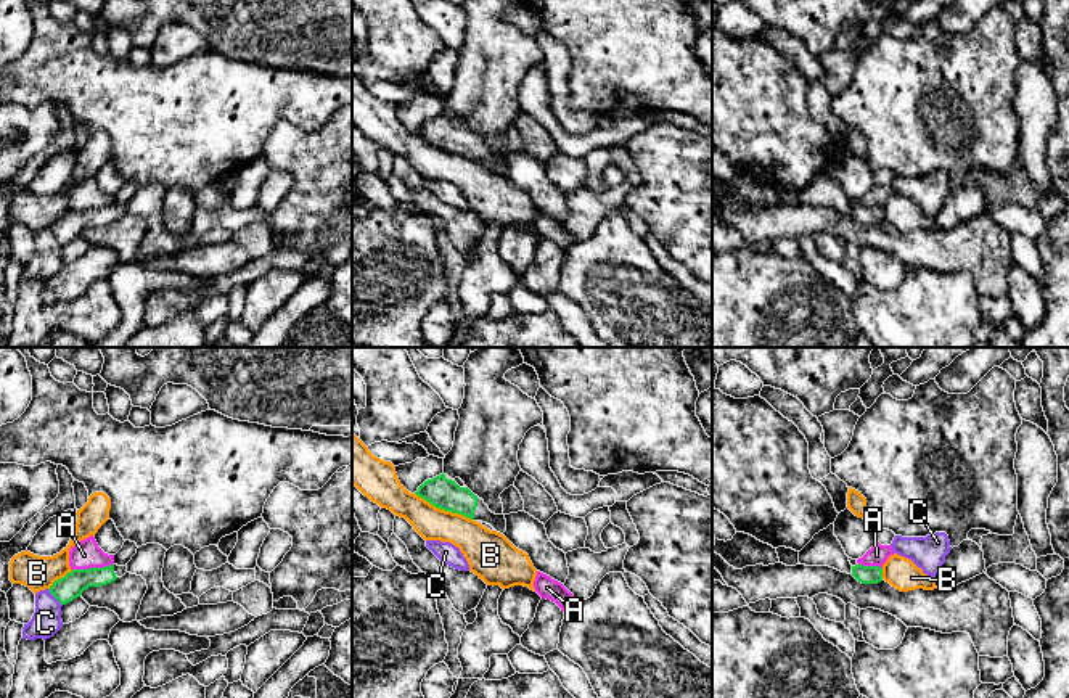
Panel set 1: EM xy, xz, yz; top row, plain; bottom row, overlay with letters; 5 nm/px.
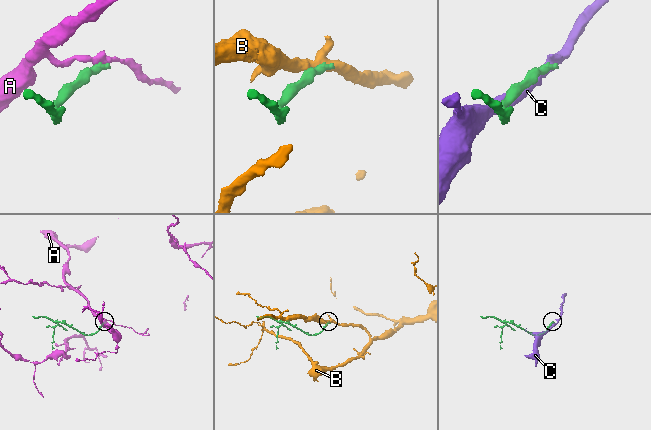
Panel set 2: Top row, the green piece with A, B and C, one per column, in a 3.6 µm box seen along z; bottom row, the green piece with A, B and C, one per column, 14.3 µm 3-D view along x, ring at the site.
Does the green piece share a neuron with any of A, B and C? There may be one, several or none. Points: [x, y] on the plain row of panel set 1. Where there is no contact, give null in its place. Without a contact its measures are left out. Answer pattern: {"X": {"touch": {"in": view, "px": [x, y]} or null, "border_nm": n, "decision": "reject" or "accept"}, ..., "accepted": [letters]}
{"A": {"touch": {"in": "xy", "px": [92, 208]}, "border_nm": 220, "decision": "reject"}, "B": {"touch": {"in": "xz", "px": [444, 148]}, "border_nm": 320, "decision": "reject"}, "C": {"touch": {"in": "xy", "px": [53, 235]}, "border_nm": 120, "decision": "reject"}, "accepted": []}

